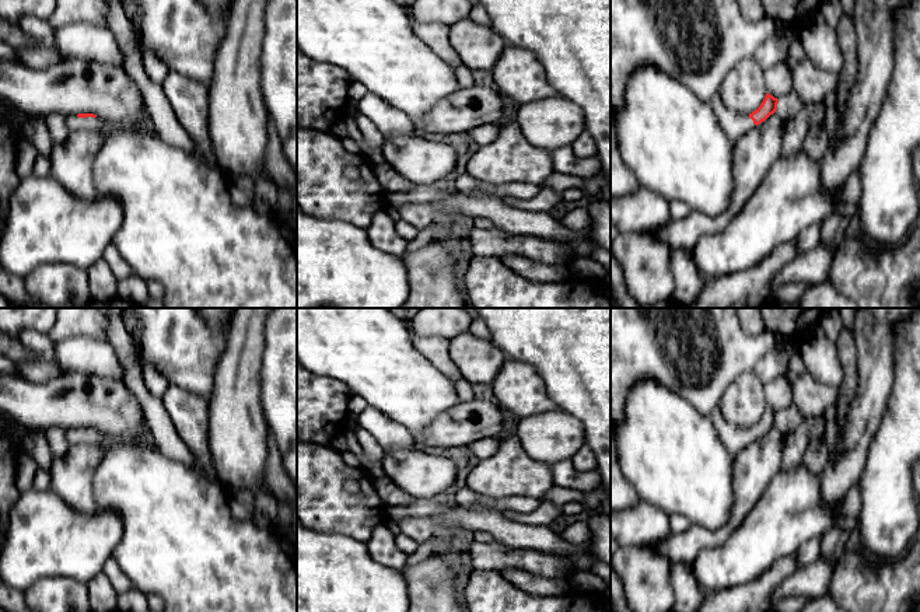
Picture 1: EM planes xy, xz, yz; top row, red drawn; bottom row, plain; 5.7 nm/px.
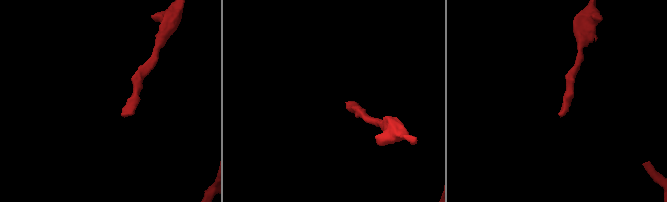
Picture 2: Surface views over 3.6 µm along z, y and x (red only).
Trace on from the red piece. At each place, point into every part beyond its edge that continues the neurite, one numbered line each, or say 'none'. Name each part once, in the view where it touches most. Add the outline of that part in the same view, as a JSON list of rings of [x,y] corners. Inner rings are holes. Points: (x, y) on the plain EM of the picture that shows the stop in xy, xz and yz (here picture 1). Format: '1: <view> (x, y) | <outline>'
1: xy (74, 437) | [[[77,429],[67,430],[67,443],[69,445],[77,444],[99,444],[102,443],[102,434],[99,431],[78,431]]]

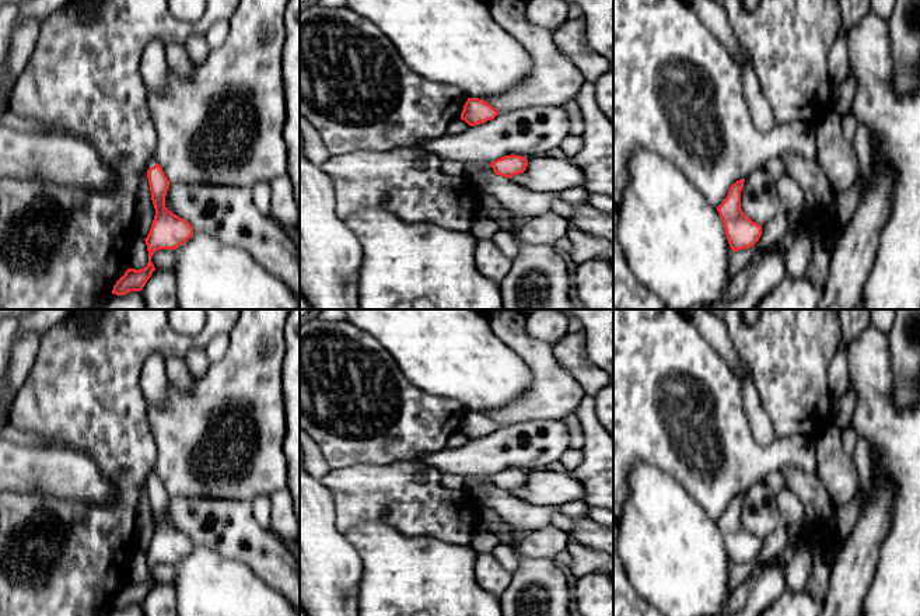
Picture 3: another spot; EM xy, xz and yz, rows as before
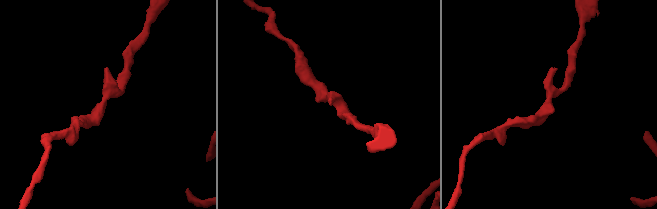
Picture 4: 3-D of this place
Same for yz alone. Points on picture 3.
none

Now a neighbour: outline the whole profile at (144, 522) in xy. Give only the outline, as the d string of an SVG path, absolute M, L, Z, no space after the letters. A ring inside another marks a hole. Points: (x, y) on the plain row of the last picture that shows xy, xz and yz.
M147 487L141 489L141 498L139 503L139 511L136 518L136 542L137 552L147 552L151 538L155 529L155 522L151 514L151 504L148 498Z

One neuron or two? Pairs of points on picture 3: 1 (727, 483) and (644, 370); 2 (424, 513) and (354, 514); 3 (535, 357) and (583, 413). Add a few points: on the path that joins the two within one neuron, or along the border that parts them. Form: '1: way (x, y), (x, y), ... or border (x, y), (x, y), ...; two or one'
1: way (691, 476), (667, 450), (665, 438), (651, 406); one
2: way (408, 510), (371, 510); one
3: border (586, 395), (574, 412); two

